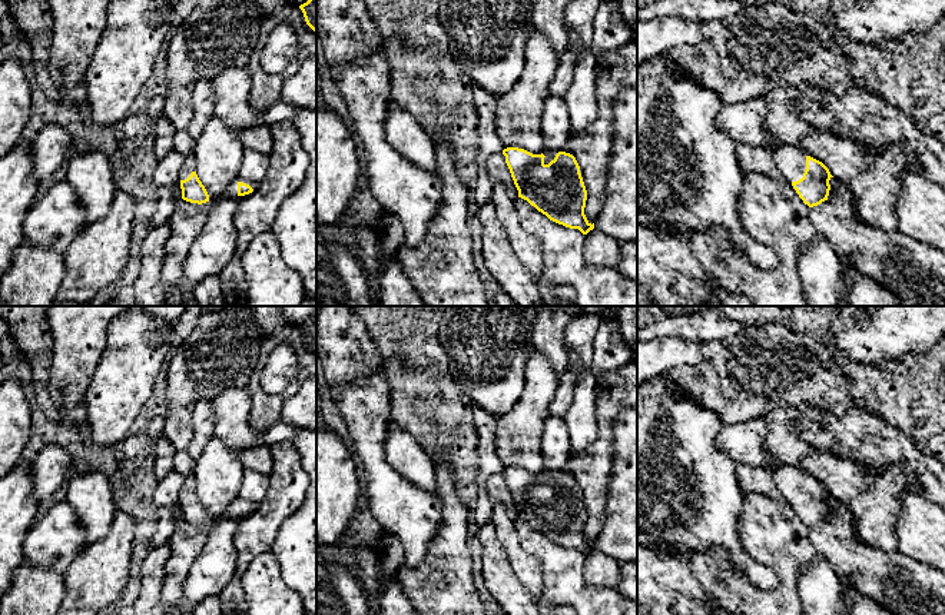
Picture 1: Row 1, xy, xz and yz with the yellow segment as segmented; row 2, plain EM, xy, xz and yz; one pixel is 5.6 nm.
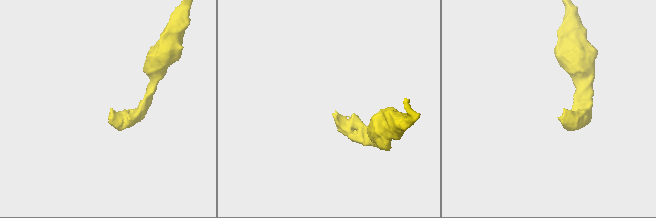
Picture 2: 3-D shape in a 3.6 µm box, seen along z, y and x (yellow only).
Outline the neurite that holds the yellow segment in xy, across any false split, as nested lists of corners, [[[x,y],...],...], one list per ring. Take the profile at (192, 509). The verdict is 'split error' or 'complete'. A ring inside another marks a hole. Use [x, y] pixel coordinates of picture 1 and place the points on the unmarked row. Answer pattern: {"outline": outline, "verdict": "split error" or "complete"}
{"outline": [[[193,473],[185,476],[185,483],[179,492],[182,519],[190,523],[206,523],[209,515],[196,495],[196,481]]], "verdict": "split error"}

